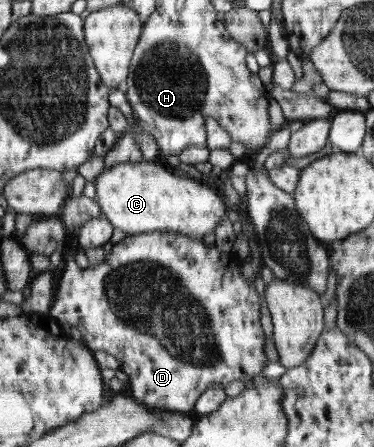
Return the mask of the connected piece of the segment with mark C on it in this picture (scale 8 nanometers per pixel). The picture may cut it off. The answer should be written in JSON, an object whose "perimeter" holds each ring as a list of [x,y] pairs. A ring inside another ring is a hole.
{"perimeter":[[[150,162],[105,167],[96,179],[95,187],[101,213],[114,228],[127,235],[176,232],[201,241],[206,233],[214,232],[220,222],[229,219],[224,199],[204,182],[176,177],[169,169]]]}

